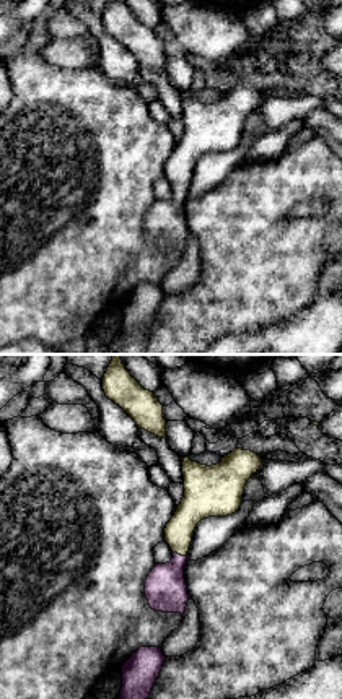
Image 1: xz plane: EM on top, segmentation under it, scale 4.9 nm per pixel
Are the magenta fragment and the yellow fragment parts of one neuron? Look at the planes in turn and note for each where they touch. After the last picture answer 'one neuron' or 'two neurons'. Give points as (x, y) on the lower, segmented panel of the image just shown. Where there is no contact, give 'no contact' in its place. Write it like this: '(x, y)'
(179, 555)

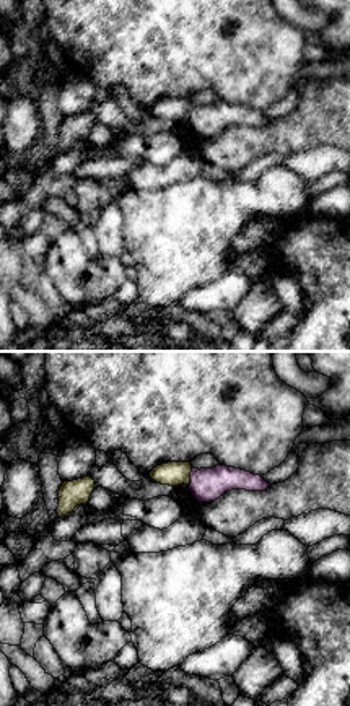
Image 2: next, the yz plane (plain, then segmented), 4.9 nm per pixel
(191, 477)

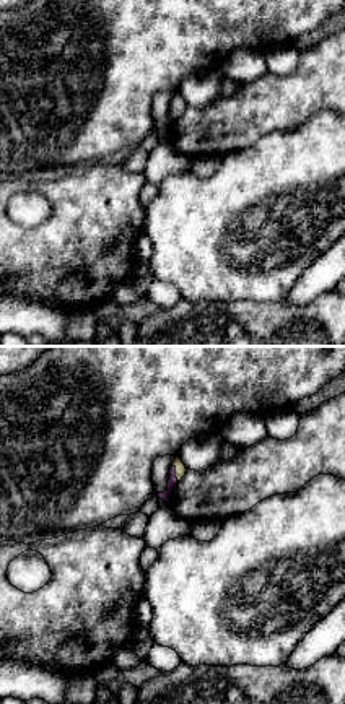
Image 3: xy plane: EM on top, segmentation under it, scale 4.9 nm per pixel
(174, 473)

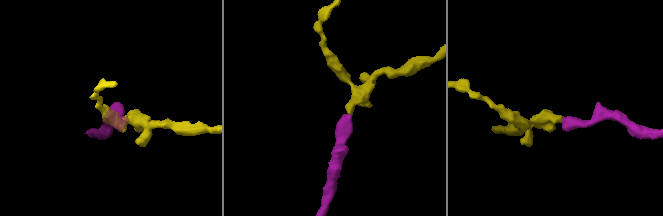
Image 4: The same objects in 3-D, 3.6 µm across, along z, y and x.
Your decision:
one neuron

